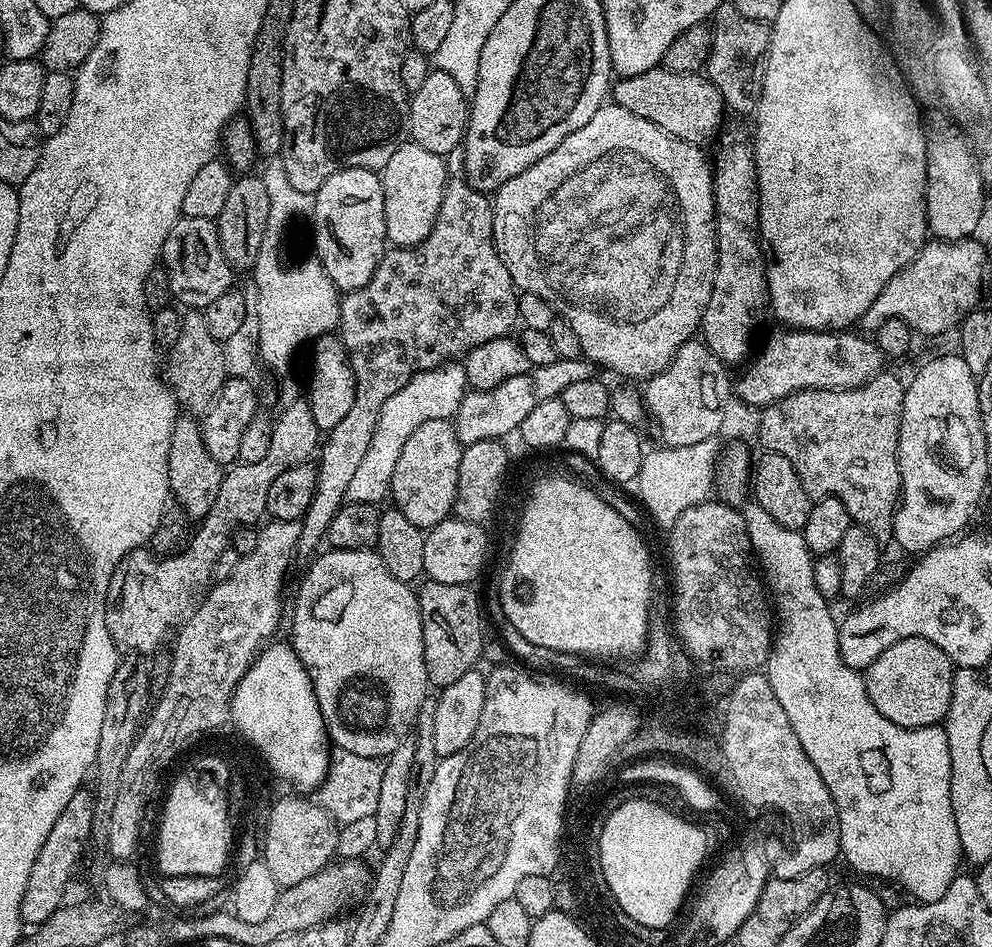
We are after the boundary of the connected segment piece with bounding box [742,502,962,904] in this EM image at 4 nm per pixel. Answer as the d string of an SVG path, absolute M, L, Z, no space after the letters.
M759 502L745 503L742 511L748 537L752 543L752 551L758 561L759 571L762 579L770 593L771 603L774 605L774 616L778 623L775 625L774 643L772 652L768 656L766 665L766 675L770 686L774 686L774 698L778 698L782 710L786 710L786 718L790 718L790 726L794 726L794 734L798 734L798 742L802 742L802 750L806 750L806 758L814 762L814 770L822 774L822 782L826 782L826 790L830 790L830 798L834 798L834 806L838 810L840 819L840 856L856 872L861 872L864 876L877 876L880 880L893 880L896 884L901 884L909 892L913 901L921 904L938 902L946 890L950 890L950 882L961 871L962 853L958 842L958 826L954 822L954 810L950 802L950 746L946 742L946 734L939 724L926 726L925 728L903 728L890 718L878 714L878 706L870 702L866 694L863 675L857 669L846 666L842 662L840 651L838 650L838 620L832 617L833 605L822 594L818 594L818 586L814 583L813 554L806 546L803 531L795 528L787 528L778 523L773 518L771 511Z

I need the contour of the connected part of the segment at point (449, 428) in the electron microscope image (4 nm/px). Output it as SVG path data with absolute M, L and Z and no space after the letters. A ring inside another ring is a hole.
M451 419L422 422L422 426L410 434L406 446L402 446L398 466L394 466L390 500L397 510L410 518L410 522L414 522L414 526L427 530L453 515L452 507L458 492L458 466L463 453Z

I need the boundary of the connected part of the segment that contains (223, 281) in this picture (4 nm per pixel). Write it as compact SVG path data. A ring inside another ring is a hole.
M189 216L177 220L170 234L166 234L162 266L170 278L173 301L188 310L207 310L210 302L222 298L222 294L234 288L234 269L220 245L215 220Z

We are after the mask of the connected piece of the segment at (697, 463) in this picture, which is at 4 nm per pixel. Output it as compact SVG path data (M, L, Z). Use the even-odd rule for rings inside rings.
M713 438L706 442L697 442L695 446L656 446L653 452L652 449L645 451L642 470L638 470L638 478L634 482L634 488L640 491L638 500L643 511L647 515L649 512L658 523L671 526L681 514L690 510L690 506L703 504L709 499L717 483L718 457L722 452L720 442L719 439Z

